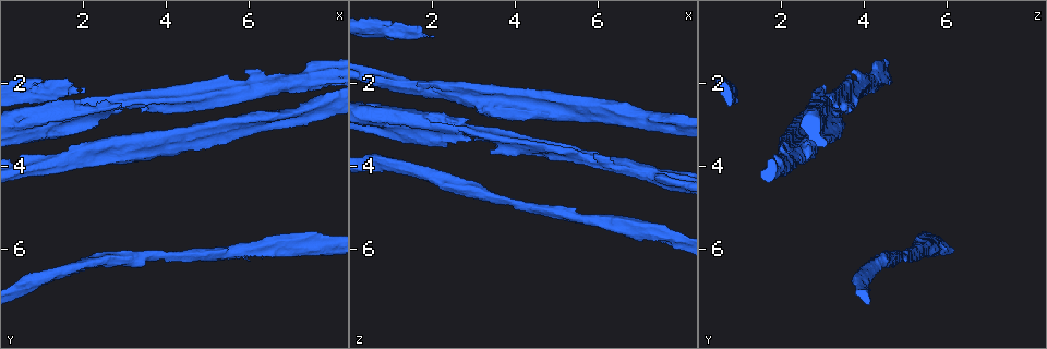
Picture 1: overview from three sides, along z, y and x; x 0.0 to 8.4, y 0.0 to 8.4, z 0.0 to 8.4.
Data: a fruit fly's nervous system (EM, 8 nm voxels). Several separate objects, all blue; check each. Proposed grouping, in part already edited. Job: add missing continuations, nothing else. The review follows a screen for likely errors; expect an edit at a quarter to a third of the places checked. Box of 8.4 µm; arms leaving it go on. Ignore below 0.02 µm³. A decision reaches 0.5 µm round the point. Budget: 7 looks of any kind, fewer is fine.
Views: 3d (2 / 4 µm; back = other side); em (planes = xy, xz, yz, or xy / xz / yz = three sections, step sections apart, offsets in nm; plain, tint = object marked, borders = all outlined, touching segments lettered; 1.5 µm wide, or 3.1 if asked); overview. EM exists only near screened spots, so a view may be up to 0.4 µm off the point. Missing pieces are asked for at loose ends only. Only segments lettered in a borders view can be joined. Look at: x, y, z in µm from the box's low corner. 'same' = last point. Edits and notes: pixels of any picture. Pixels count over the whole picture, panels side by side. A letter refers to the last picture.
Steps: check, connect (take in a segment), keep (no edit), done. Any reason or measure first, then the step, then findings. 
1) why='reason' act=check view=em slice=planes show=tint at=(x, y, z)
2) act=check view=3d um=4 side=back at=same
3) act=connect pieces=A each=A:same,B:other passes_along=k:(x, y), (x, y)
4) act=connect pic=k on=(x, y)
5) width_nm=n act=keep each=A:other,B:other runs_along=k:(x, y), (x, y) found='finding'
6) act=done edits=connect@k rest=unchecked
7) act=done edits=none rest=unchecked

why='branch stops here' act=check view=em slice=xy step=8 show=tint at=(3.40, 2.65, 3.65)

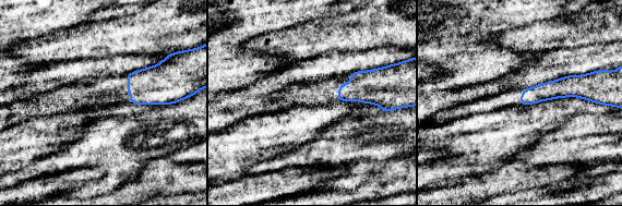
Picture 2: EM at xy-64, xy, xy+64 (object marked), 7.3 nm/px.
why='cut it another way' act=check view=em slice=planes show=borders at=same

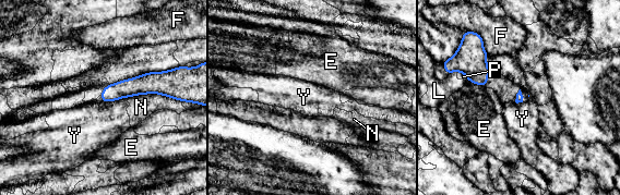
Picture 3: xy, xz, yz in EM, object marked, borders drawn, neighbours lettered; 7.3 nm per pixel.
act=keep each=E:other,F:other,L:other,N:other,P:other,Y:other runs_along=3:(168, 89), (131, 86), (104, 99) found='none of them fits'

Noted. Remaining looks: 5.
why='free end' act=check view=em slice=planes show=borders at=(1.75, 3.20, 3.40)

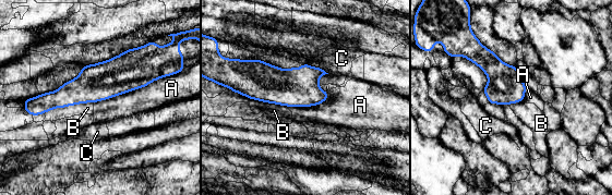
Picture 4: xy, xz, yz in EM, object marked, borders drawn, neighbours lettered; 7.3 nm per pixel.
longest_contact=A:600nm act=keep each=A:other,B:other,C:other found='no lettered segment goes on from it'

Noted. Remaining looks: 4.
why='branch stops here' act=check view=em slice=xy step=4 show=borders at=(6.20, 1.65, 3.80)

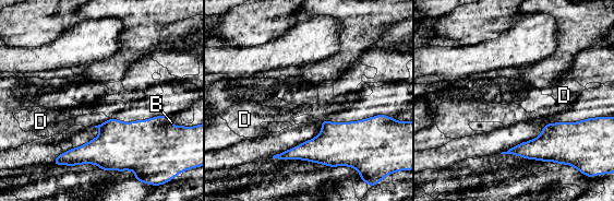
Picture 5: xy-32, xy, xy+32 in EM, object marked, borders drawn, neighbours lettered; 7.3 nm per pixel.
act=check view=em slice=planes show=borders at=same

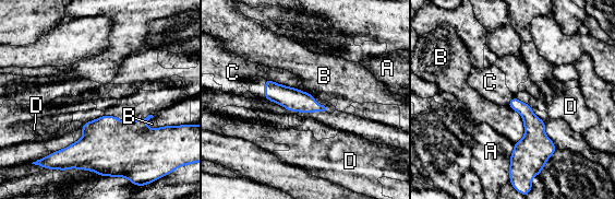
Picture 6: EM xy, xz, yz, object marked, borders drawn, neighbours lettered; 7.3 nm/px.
act=keep each=A:other,B:other,C:other,D:other border=6:(266, 78), (293, 88) found='no lettered segment goes on from it'

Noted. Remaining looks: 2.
act=done edits=none rest=unchecked

